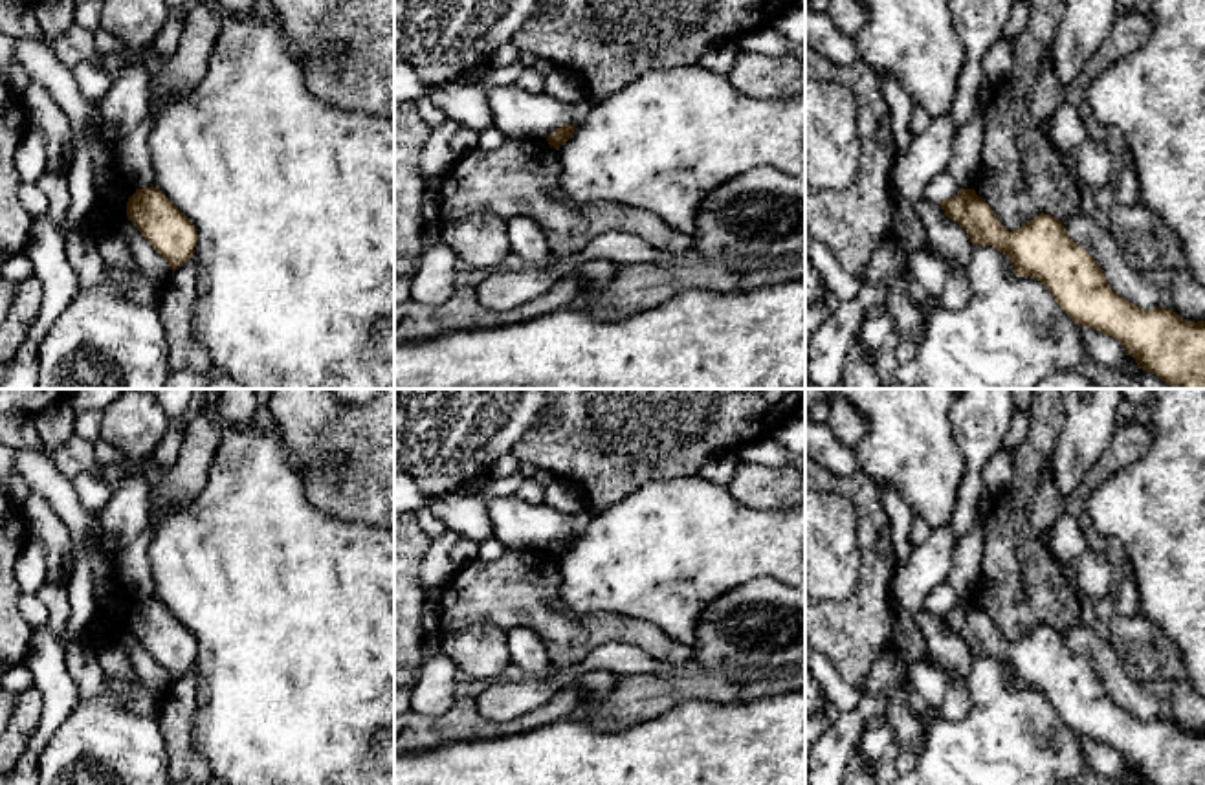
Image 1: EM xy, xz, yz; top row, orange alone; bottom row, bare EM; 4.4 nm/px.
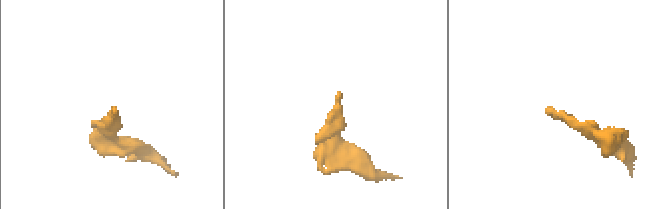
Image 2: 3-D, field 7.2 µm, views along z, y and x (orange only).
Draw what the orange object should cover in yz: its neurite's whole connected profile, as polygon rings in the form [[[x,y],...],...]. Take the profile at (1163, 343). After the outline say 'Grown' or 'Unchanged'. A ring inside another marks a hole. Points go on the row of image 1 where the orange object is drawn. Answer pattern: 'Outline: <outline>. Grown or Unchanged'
Outline: [[[961,189],[939,205],[950,220],[965,229],[972,246],[992,246],[1007,255],[1016,277],[1040,281],[1078,326],[1111,336],[1139,369],[1176,389],[1205,389],[1205,321],[1187,321],[1161,306],[1143,310],[1115,293],[1093,257],[1067,237],[1058,218],[1040,213],[1025,226],[1009,231],[974,189]]]. Unchanged

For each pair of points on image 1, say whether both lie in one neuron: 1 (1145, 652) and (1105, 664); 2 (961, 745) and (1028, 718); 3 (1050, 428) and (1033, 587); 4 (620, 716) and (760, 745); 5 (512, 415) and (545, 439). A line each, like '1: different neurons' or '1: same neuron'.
1: different neurons
2: same neuron
3: same neuron
4: different neurons
5: different neurons

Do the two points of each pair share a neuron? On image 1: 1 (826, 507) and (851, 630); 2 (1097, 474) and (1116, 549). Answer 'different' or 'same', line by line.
1: different
2: same

